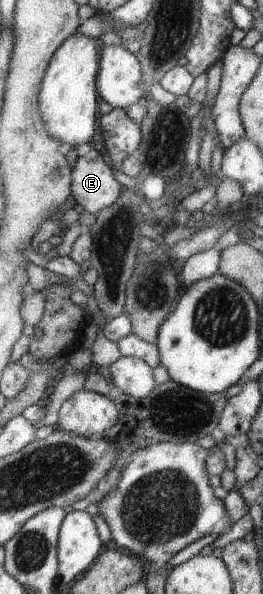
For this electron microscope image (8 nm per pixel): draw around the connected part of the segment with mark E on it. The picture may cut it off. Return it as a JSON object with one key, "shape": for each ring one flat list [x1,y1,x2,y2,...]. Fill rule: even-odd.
{"shape":[[91,149,86,152,84,156,80,156,76,160,76,164,71,168,70,172,70,192,77,206,81,208,84,213,96,214,102,208,112,205,112,202,116,198,120,198,120,190,122,186,116,182,111,172,111,168,106,166,104,160,100,157,100,154]]}

